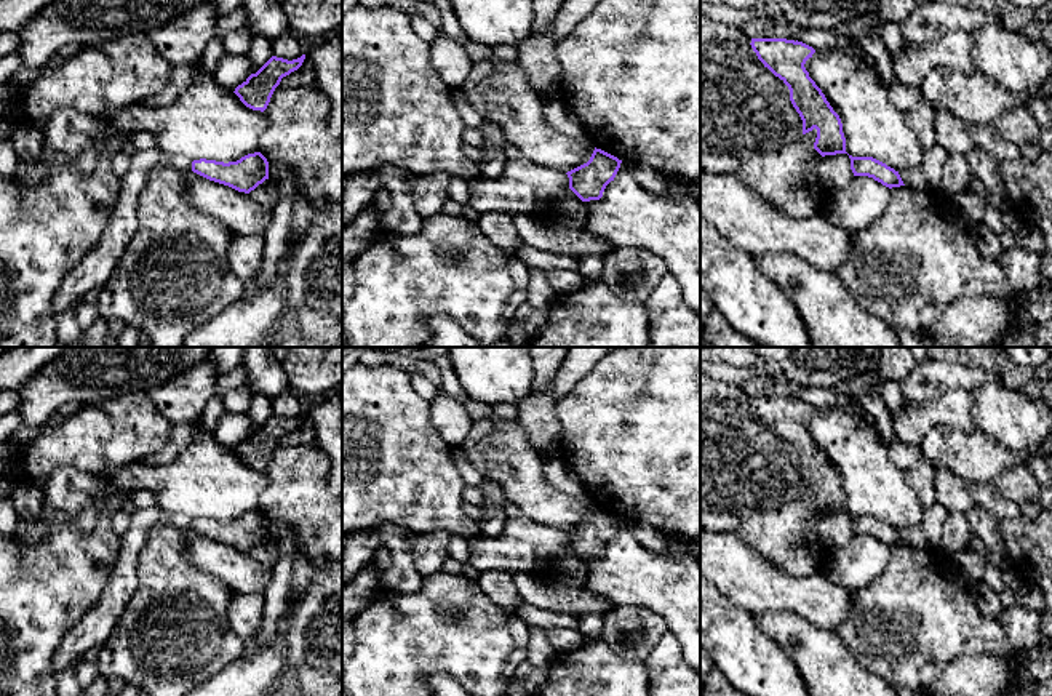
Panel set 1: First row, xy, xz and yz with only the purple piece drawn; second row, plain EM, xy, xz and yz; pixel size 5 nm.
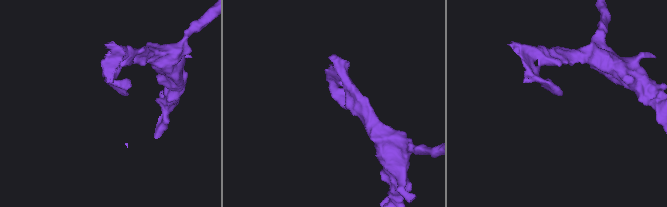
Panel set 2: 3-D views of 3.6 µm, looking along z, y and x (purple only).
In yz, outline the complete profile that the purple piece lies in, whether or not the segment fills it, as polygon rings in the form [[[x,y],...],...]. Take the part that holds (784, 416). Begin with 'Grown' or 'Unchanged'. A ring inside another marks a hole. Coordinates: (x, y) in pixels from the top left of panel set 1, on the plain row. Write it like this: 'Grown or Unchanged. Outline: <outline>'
Grown. Outline: [[[700,370],[700,526],[705,531],[735,533],[751,514],[787,506],[814,486],[814,507],[822,515],[847,512],[841,477],[804,426],[814,411],[798,398],[751,397]]]

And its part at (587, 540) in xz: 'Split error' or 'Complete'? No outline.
Complete

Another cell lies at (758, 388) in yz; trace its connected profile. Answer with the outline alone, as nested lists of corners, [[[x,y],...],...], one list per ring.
[[[766,379],[743,381],[739,386],[751,397],[787,397],[796,400],[799,394],[798,386],[785,387]]]

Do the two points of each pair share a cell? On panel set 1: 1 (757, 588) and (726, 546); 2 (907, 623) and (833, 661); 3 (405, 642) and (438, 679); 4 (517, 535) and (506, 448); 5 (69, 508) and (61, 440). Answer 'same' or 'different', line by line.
1: same
2: different
3: different
4: different
5: different

